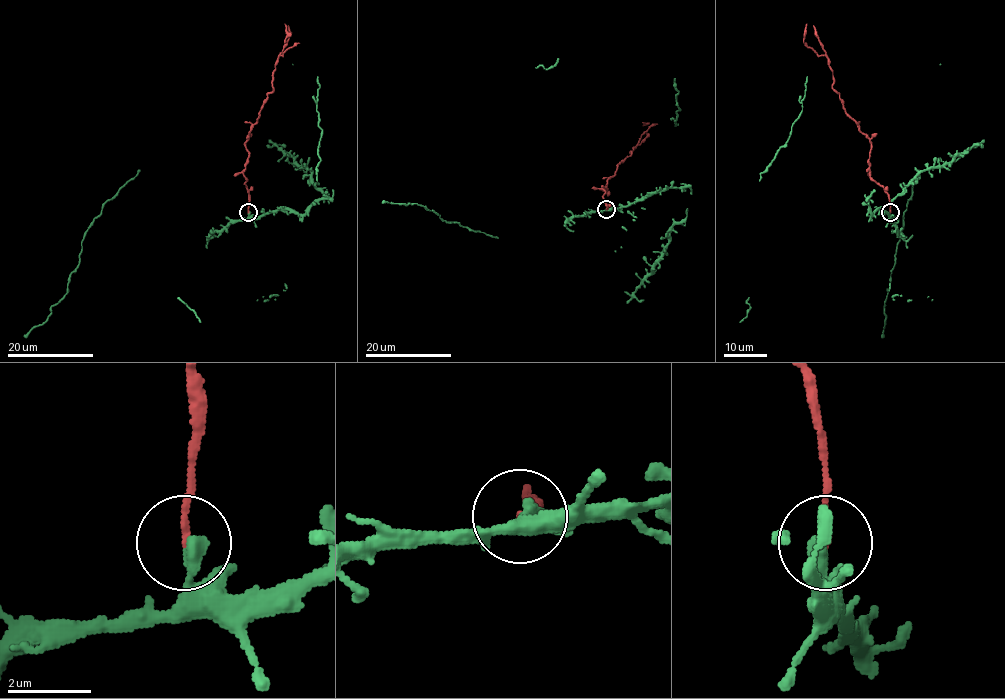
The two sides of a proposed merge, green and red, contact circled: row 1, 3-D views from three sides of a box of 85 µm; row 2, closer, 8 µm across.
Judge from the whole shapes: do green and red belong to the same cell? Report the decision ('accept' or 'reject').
reject

